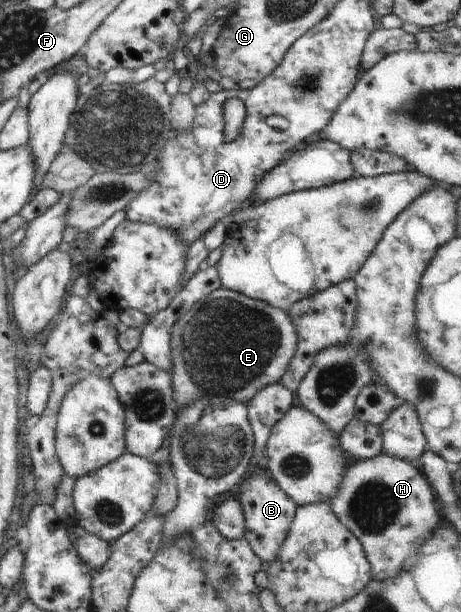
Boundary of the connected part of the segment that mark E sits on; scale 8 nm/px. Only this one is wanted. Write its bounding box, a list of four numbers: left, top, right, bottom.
[170,286,296,409]

